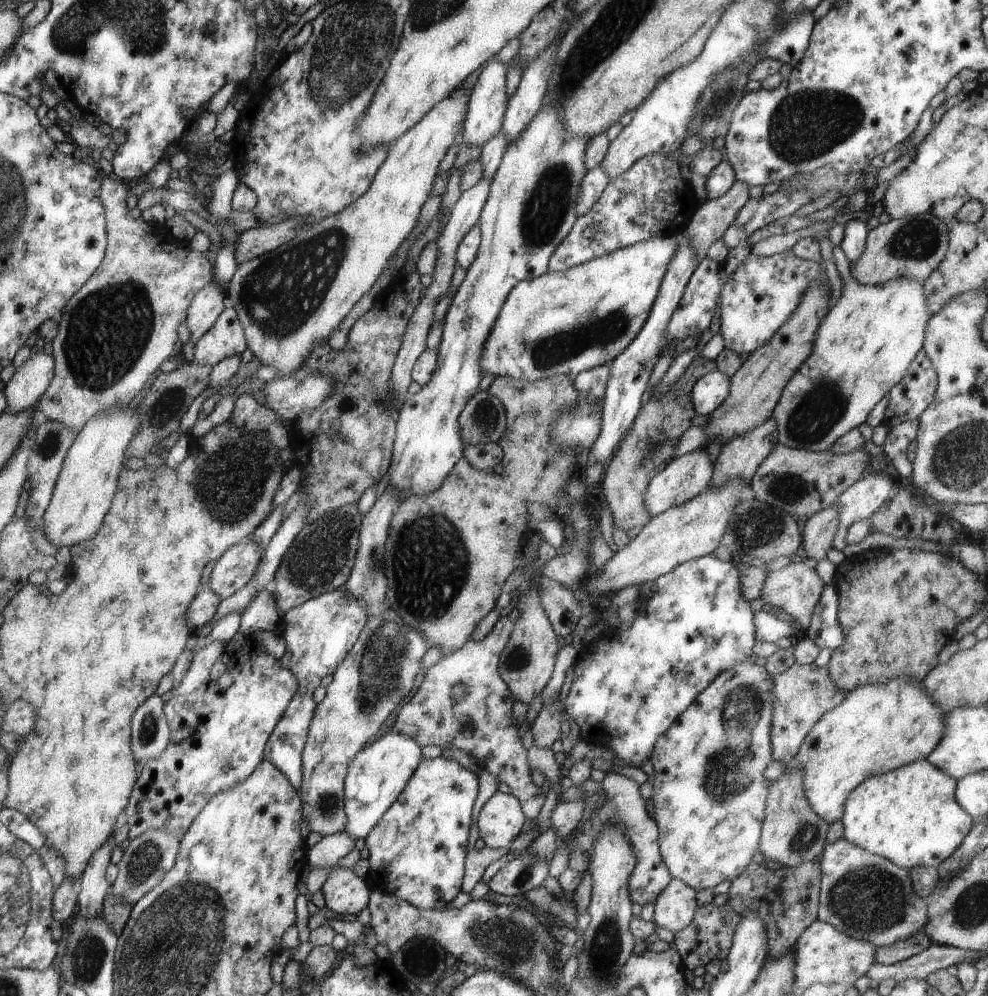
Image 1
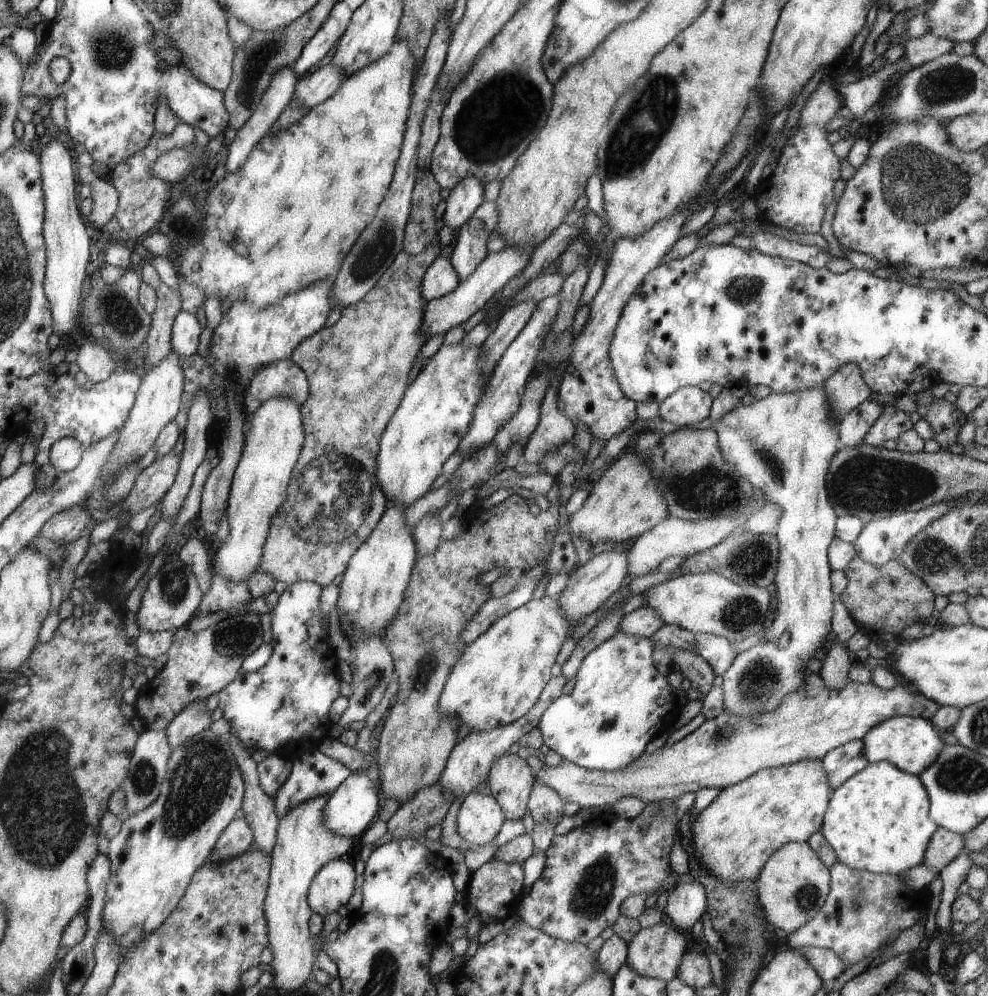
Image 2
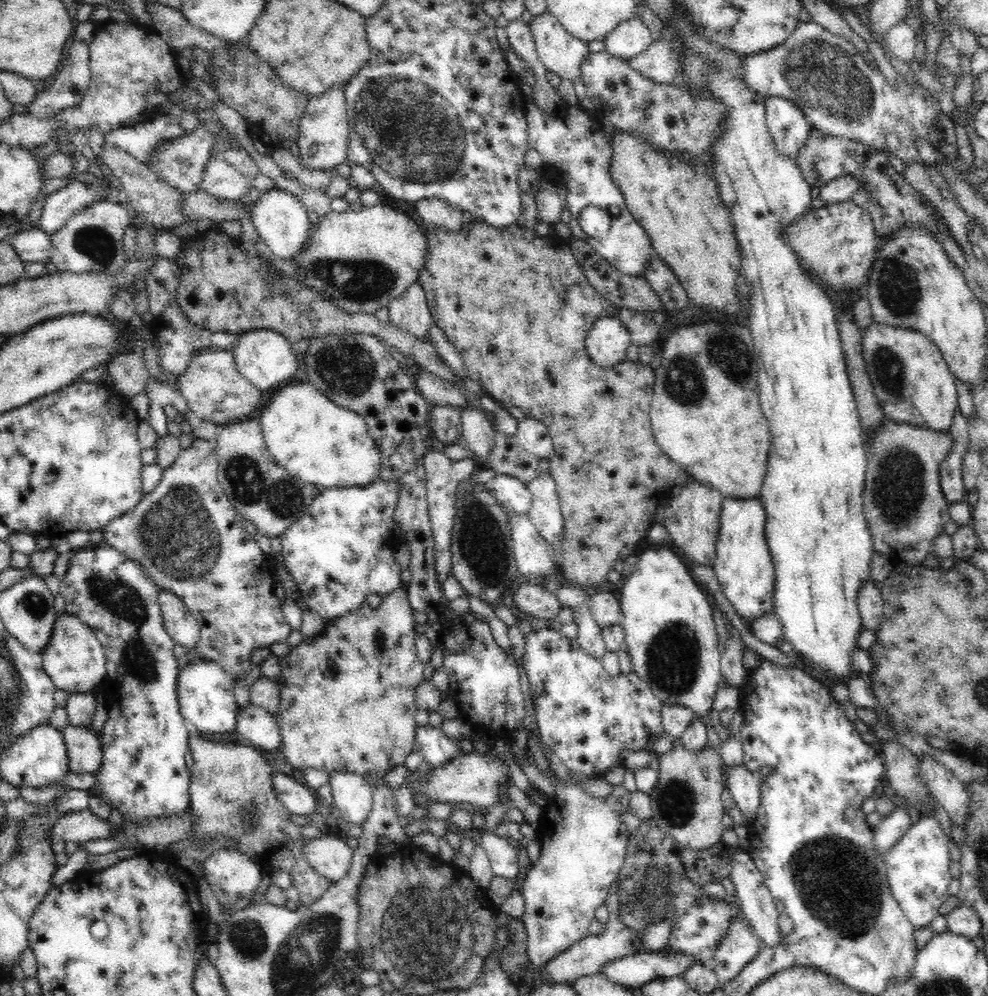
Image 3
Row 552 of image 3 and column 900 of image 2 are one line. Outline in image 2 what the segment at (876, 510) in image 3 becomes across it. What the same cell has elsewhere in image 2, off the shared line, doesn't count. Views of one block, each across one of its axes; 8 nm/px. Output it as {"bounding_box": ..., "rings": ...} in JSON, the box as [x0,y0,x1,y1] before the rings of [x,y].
{"bounding_box":[784,861,930,968],"rings":[[[836,861],[831,866],[832,888],[817,916],[785,936],[784,946],[790,949],[820,947],[834,951],[846,968],[870,956],[898,930],[926,920],[930,906],[930,889],[913,891],[898,875],[885,875],[850,868]]]}

